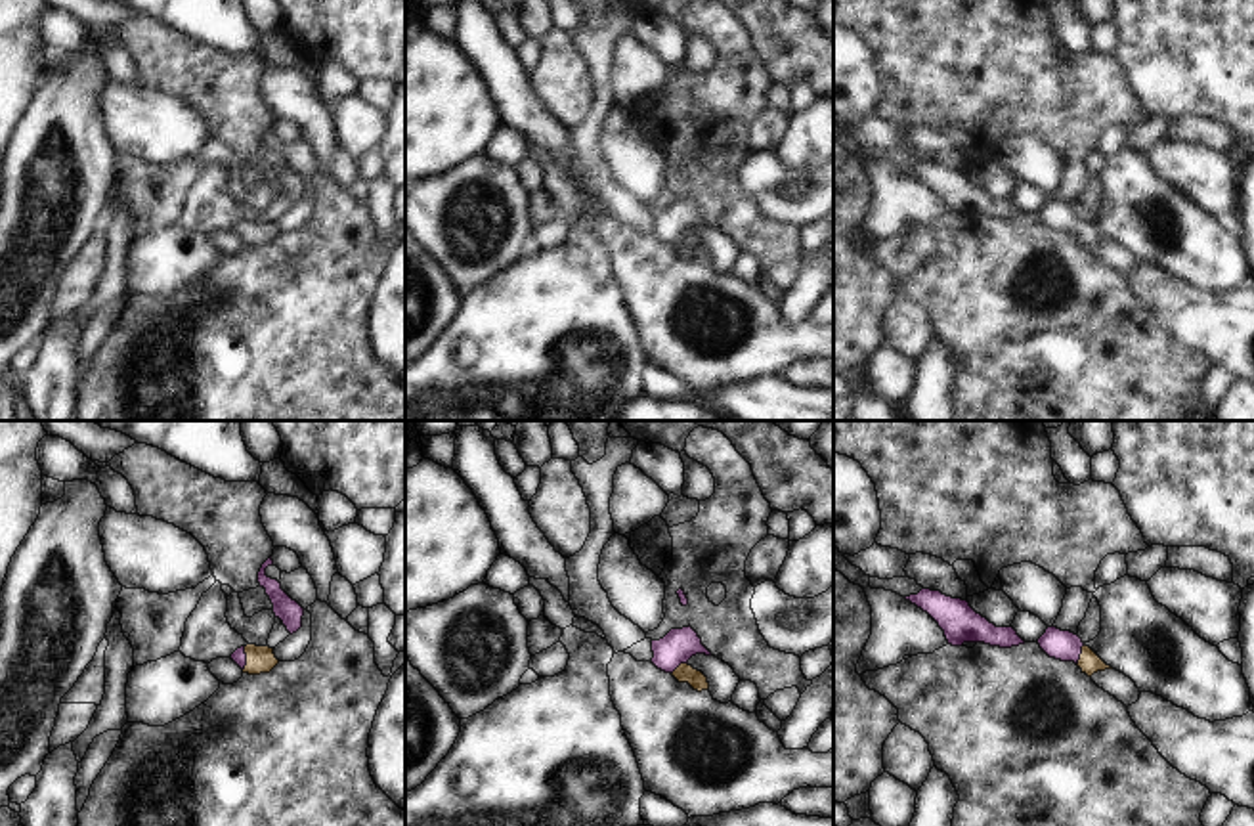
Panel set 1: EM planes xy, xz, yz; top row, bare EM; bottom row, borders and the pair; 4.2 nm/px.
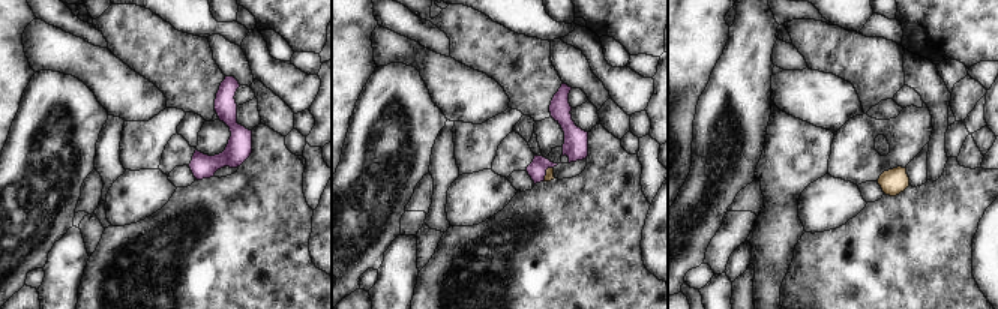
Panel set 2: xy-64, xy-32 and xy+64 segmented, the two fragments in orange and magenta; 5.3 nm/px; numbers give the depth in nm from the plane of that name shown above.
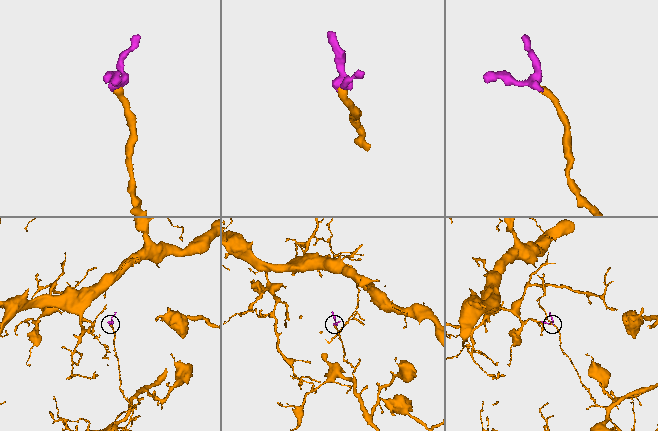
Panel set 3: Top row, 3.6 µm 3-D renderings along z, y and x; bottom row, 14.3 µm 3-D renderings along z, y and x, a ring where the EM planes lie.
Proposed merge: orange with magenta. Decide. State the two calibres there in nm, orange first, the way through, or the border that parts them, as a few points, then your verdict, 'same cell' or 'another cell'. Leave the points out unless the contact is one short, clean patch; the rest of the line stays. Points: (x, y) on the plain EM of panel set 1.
calibres 110 and 60 nm; way xy (259, 230), (247, 230), (237, 228); same cell

